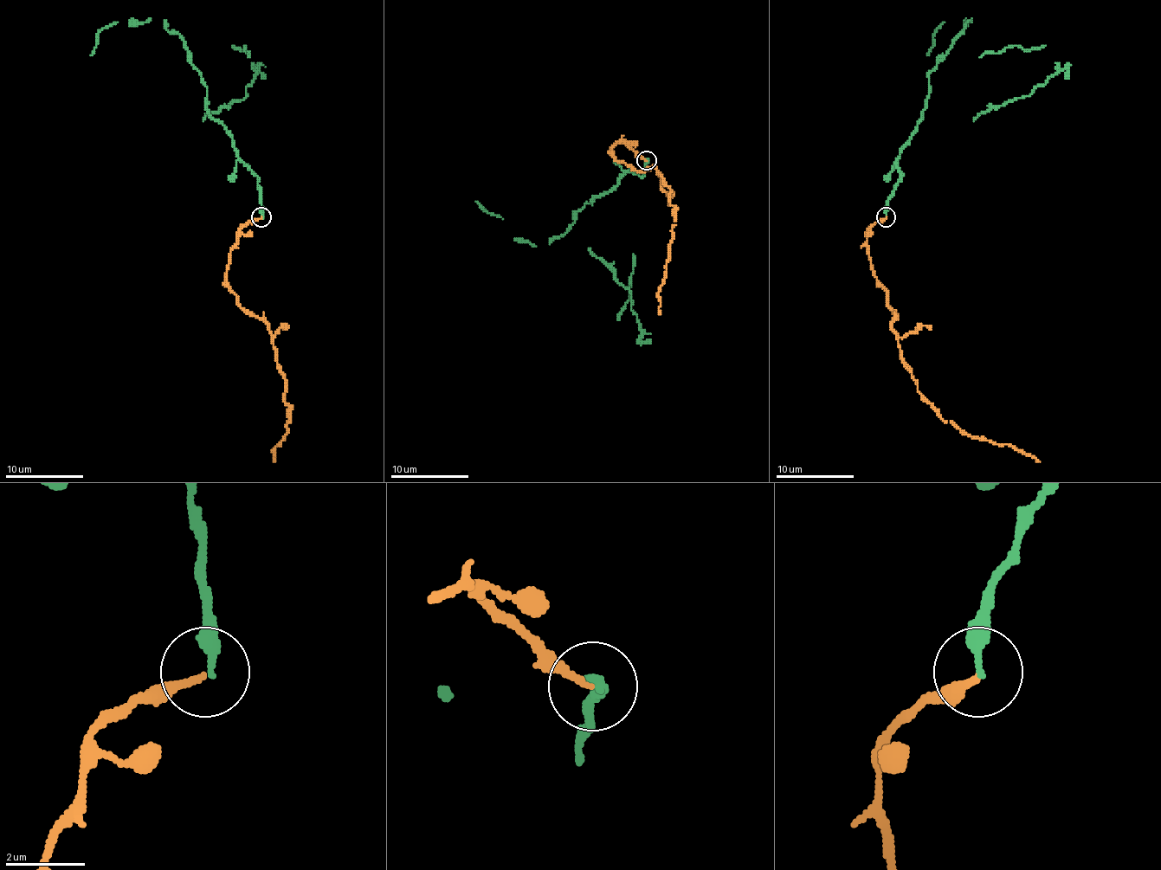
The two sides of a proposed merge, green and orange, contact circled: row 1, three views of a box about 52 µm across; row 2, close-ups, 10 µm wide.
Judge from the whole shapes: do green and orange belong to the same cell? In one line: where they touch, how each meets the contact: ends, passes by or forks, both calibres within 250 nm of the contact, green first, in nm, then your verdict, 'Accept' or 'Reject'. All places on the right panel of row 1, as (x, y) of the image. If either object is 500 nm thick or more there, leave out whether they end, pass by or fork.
Place: (886, 217). At the ring green ends. At the ring orange ends. Thickness 280 nm (green) against 160 nm. Reject

